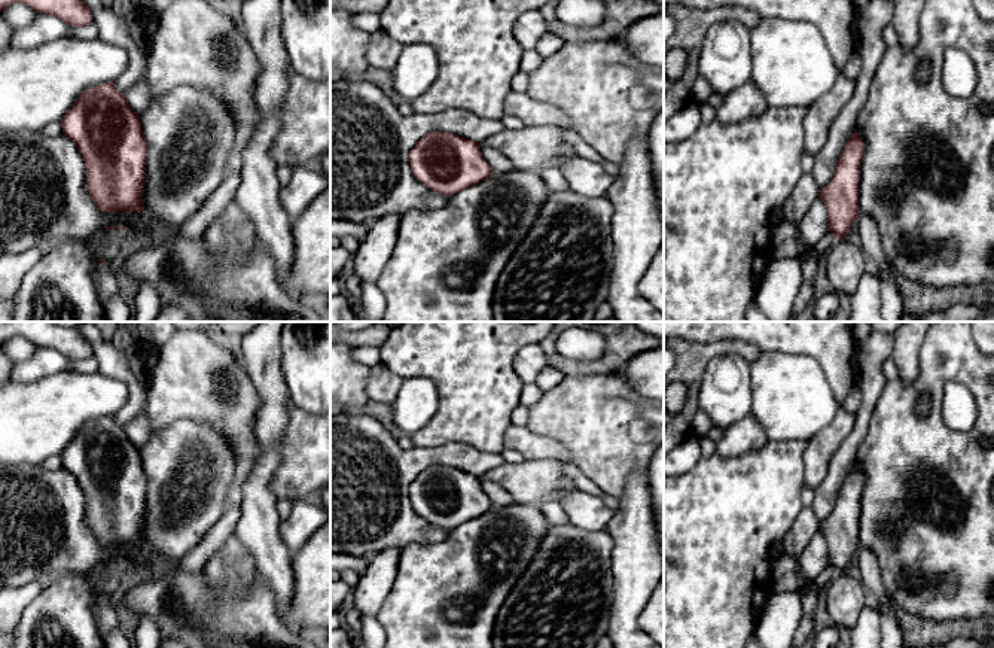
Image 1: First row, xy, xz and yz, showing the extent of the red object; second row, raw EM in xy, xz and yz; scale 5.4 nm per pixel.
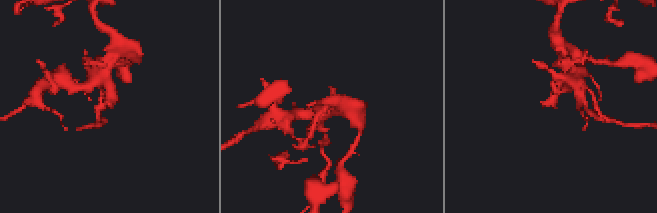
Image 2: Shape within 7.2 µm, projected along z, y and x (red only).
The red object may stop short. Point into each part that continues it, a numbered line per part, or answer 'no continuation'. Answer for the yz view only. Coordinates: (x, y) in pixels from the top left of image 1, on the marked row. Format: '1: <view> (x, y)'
1: yz (844, 262)

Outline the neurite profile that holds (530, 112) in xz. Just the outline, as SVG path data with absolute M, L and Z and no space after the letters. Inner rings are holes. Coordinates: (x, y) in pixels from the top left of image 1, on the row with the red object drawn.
M512 91L504 100L504 115L518 118L524 127L554 125L559 130L571 128L568 116L558 107L534 100L527 92Z

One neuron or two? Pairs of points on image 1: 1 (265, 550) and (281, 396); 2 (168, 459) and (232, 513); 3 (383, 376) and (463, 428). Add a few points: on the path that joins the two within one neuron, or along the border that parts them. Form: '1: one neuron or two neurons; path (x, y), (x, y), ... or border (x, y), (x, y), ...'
1: one neuron; path (261, 511), (261, 474), (268, 461), (268, 435)
2: two neurons; border (228, 508), (206, 535)
3: two neurons; border (381, 361), (402, 379)

